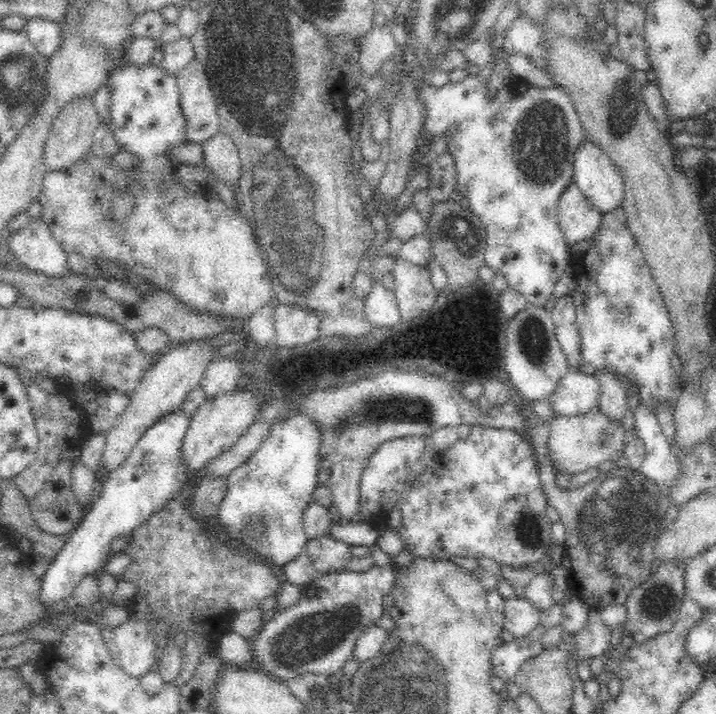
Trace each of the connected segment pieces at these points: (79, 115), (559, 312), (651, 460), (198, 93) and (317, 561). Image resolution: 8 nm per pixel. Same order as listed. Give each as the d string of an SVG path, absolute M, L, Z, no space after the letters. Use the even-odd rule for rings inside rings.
M96 92L90 94L90 96L76 98L76 100L68 102L68 106L64 106L64 110L60 110L60 114L56 116L56 122L52 124L52 130L50 130L48 138L46 138L44 154L42 154L46 172L66 170L74 162L80 162L80 158L84 158L90 152L92 136L96 134L96 130L100 126L98 112L94 108L94 98L96 98Z
M564 296L564 298L556 300L550 314L556 324L556 338L562 346L566 362L568 362L570 370L576 370L582 360L582 336L580 336L578 318L576 318L574 298Z
M638 406L634 410L634 432L632 434L638 436L646 446L646 458L642 462L640 472L646 478L658 482L660 488L674 486L676 478L680 476L680 466L658 424L656 414L650 408Z
M192 58L188 66L182 68L178 74L178 86L182 98L180 108L186 116L186 140L202 144L220 132L220 122L218 104L200 60Z
M320 536L310 540L304 554L310 556L314 568L320 574L342 572L354 560L352 548L346 546L344 542L338 542L332 536Z

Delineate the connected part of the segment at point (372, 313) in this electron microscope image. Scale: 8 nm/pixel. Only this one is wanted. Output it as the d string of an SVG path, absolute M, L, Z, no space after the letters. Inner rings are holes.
M374 282L370 296L362 302L364 304L364 318L374 326L388 326L392 328L402 320L396 292L386 290L382 282Z

